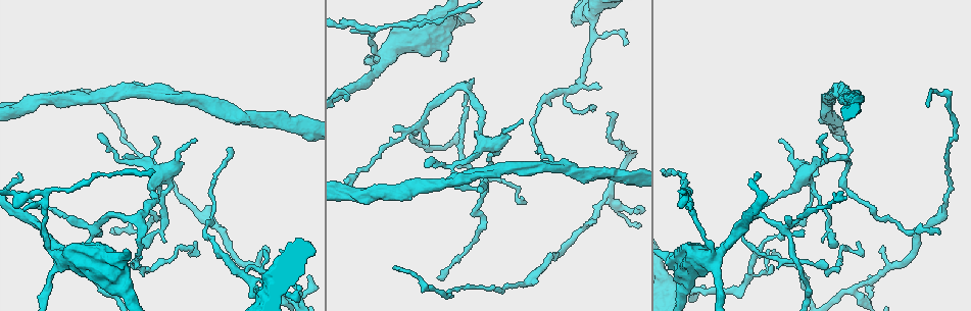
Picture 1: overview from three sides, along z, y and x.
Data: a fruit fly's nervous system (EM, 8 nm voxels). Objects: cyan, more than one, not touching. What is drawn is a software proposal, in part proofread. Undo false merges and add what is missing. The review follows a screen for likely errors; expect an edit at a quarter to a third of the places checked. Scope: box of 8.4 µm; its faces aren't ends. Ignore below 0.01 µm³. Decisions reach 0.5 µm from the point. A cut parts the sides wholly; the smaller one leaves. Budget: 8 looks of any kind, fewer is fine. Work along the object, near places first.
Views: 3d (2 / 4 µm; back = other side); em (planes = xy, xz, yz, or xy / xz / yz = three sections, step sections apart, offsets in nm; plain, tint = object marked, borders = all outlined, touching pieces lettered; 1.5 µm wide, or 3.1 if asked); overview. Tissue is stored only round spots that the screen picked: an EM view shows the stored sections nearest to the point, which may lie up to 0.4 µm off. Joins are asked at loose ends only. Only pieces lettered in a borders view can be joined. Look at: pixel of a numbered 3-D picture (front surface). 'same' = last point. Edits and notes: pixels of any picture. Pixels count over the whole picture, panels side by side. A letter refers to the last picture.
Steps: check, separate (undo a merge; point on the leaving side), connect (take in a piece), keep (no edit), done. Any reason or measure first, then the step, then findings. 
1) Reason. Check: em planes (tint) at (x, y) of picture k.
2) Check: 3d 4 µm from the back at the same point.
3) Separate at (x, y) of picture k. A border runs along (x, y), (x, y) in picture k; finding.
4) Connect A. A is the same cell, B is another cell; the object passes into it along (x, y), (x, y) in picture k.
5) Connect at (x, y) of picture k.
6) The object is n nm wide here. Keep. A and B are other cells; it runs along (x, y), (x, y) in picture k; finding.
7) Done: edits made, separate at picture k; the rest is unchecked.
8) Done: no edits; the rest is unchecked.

Free end. Check: 3d 2 µm from the back at (297, 286) of picture 1.

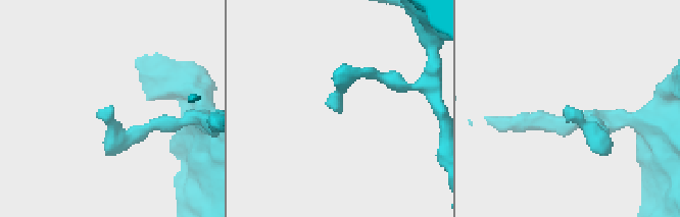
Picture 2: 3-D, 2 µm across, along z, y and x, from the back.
Check: em xz step 4 (tint) at (110, 111) of picture 2.

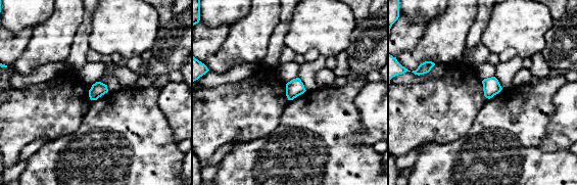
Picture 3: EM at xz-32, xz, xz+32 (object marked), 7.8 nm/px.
Check: em planes (borders) at the same point.

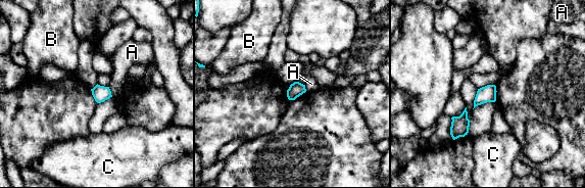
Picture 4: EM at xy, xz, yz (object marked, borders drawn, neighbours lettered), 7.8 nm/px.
The object is 120 nm wide here. Keep. A, B and C are other cells; no lettered piece goes on from it.

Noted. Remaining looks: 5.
Thin end. Check: 3d 2 µm at (98, 138) of picture 1.

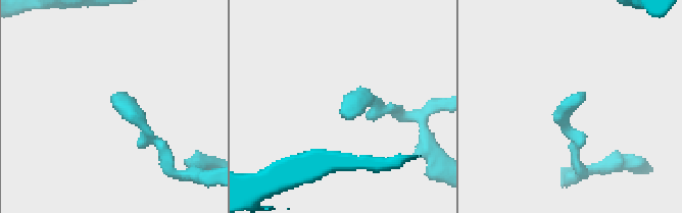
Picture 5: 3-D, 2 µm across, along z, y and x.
Check: em planes (tint) at (114, 104) of picture 5.

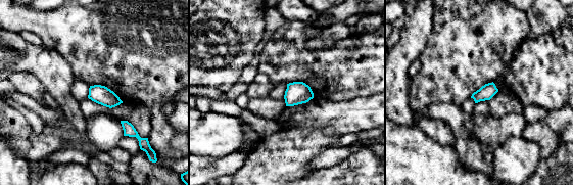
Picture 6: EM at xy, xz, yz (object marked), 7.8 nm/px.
See the neighbours. Check: em planes (borders) at the same point.

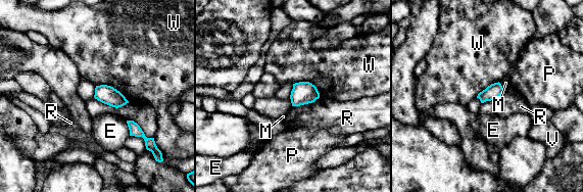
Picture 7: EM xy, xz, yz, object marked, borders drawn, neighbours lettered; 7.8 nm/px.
The longest contact is with W, 300 nm. Keep. E, M, P, R, V and W are other cells; none of them fits.

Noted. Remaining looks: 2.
Sharp bend. Check: em xz step 8 (tint) at (372, 31) of picture 1.

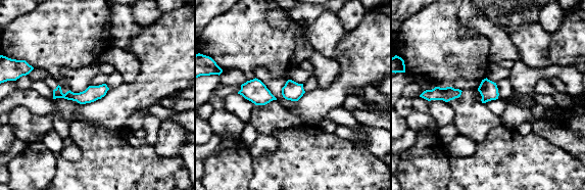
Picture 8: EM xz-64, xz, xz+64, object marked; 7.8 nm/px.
Another direction. Check: em planes (borders) at the same point.

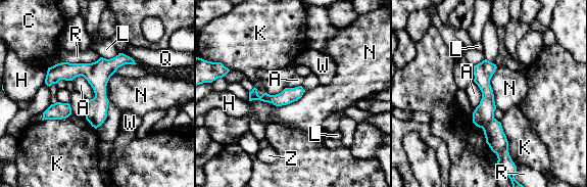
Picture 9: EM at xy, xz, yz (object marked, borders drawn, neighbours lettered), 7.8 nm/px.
The longest contact is with N, 440 nm. Separate at (484, 113) of picture 9. A, C, H, K, L, N, Q, R, W and Z are other cells; a border runs along (493, 118), (482, 128) in picture 9; two cells meet here.

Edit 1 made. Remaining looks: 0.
Done: edits made, separate at picture 9; the rest is unchecked.

